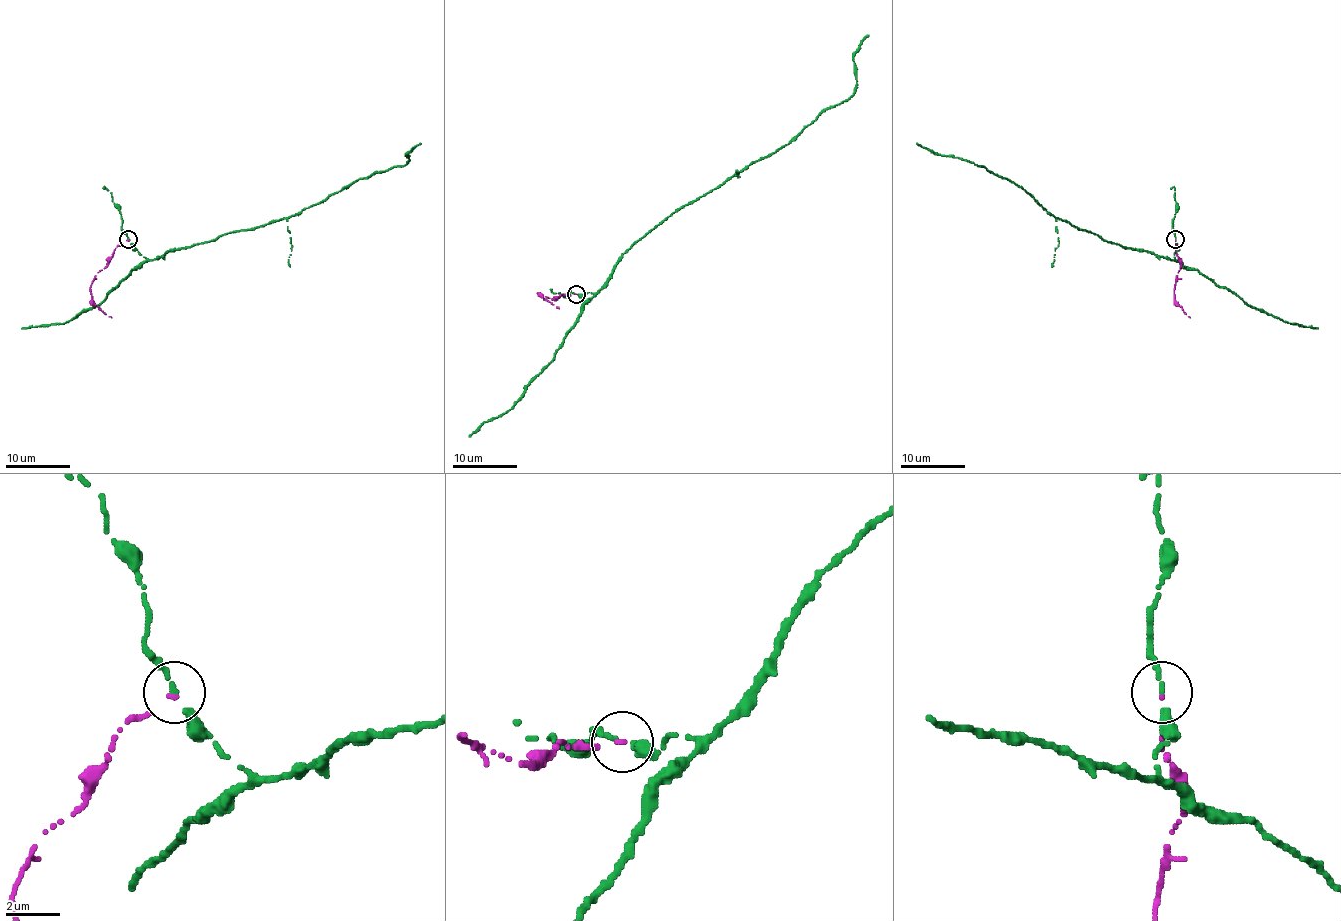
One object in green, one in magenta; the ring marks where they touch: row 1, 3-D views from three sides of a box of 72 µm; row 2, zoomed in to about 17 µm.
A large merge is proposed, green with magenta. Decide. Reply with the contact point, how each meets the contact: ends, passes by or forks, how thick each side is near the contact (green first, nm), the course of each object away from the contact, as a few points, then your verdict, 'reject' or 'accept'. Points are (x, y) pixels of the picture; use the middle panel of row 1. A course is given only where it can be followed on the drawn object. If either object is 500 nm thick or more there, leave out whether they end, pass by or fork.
(576, 294) | green passes by | magenta ends | 150/110 nm | green via (575, 294), (596, 293), (615, 262), (678, 209), (845, 101), (857, 87), (853, 53), (868, 35) | magenta via (575, 294), (561, 294), (551, 299), (537, 293), (559, 309) | reject

